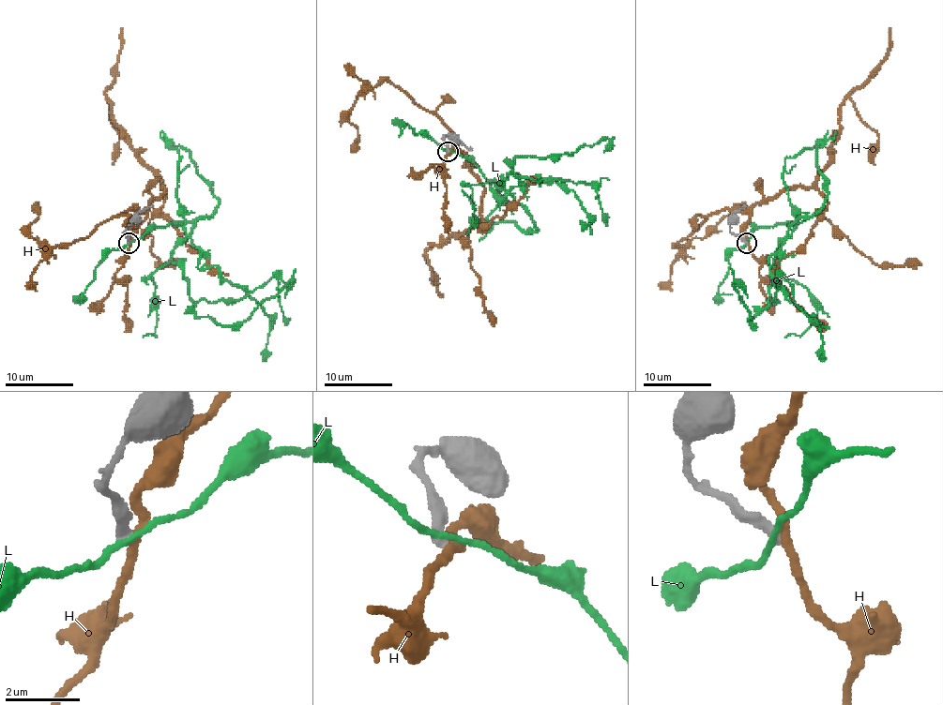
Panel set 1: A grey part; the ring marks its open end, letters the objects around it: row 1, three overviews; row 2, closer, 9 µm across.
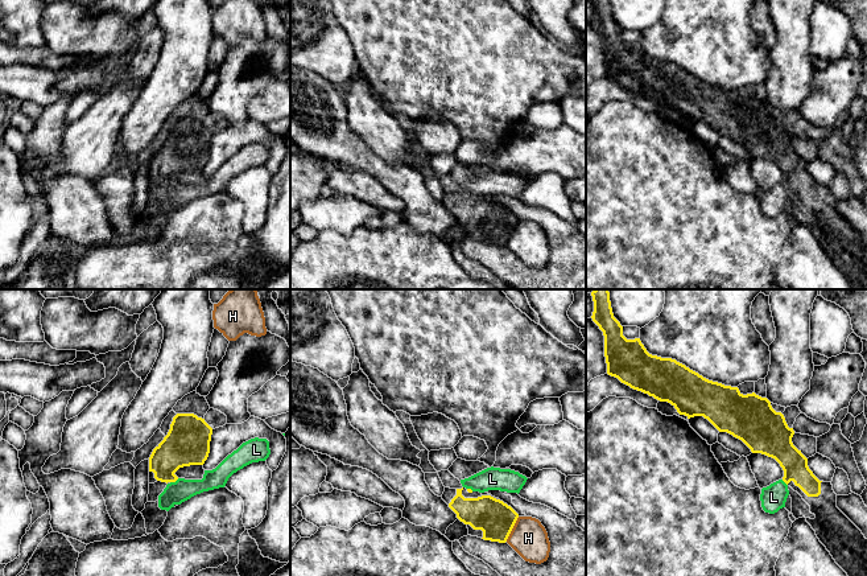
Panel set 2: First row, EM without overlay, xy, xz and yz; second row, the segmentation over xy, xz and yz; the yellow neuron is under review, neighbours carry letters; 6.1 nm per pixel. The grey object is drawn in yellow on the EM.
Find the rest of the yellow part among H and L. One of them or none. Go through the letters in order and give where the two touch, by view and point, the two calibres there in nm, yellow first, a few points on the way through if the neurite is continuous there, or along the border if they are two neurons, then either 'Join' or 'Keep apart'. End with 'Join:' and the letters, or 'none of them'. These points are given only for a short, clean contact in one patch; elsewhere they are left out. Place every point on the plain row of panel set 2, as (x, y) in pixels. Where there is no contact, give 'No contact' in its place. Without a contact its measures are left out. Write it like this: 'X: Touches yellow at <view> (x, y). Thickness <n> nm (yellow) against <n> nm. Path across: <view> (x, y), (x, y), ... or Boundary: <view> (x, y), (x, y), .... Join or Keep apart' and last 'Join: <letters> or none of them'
H: Touches yellow at xz (512, 231). Thickness 220 nm (yellow) against 220 nm. Boundary: xz (519, 221), (506, 245). Keep apart
L: Touches yellow at xy (174, 185). Thickness 280 nm (yellow) against 140 nm. Boundary: xy (178, 182), (170, 186). Keep apart
Join: none of them

